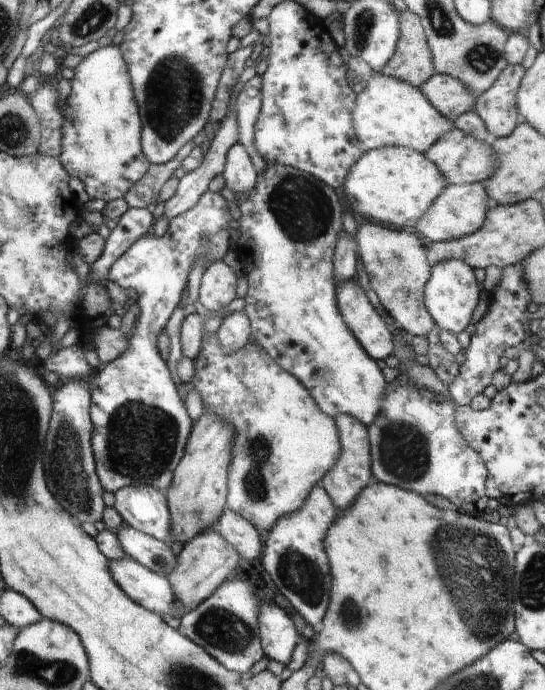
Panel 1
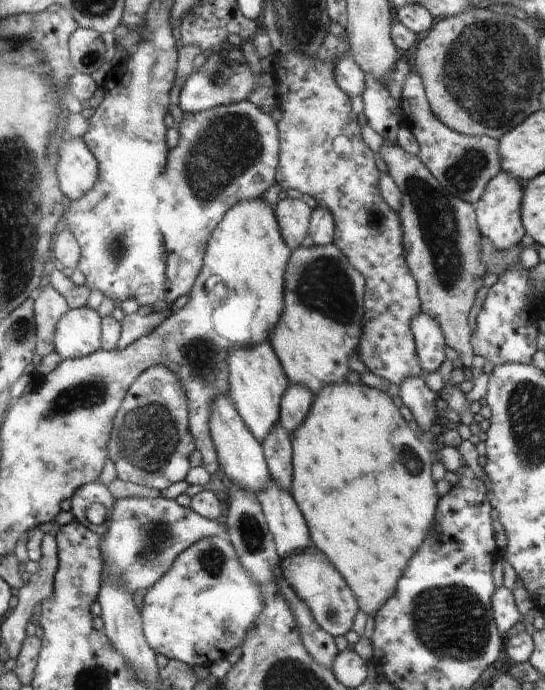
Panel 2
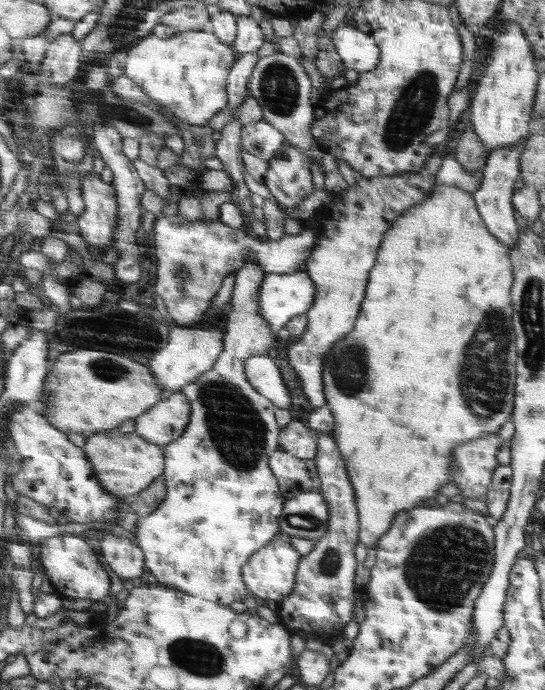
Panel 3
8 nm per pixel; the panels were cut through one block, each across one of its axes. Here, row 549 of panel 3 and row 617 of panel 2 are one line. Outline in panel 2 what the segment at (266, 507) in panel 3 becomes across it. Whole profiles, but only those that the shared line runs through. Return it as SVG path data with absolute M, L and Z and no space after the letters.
M228 536L204 538L194 547L186 550L177 559L173 570L162 578L142 601L142 614L145 622L145 636L150 647L157 654L165 655L169 660L175 659L210 668L216 662L232 654L232 650L242 647L250 628L256 624L265 608L260 584L242 565L241 555Z

